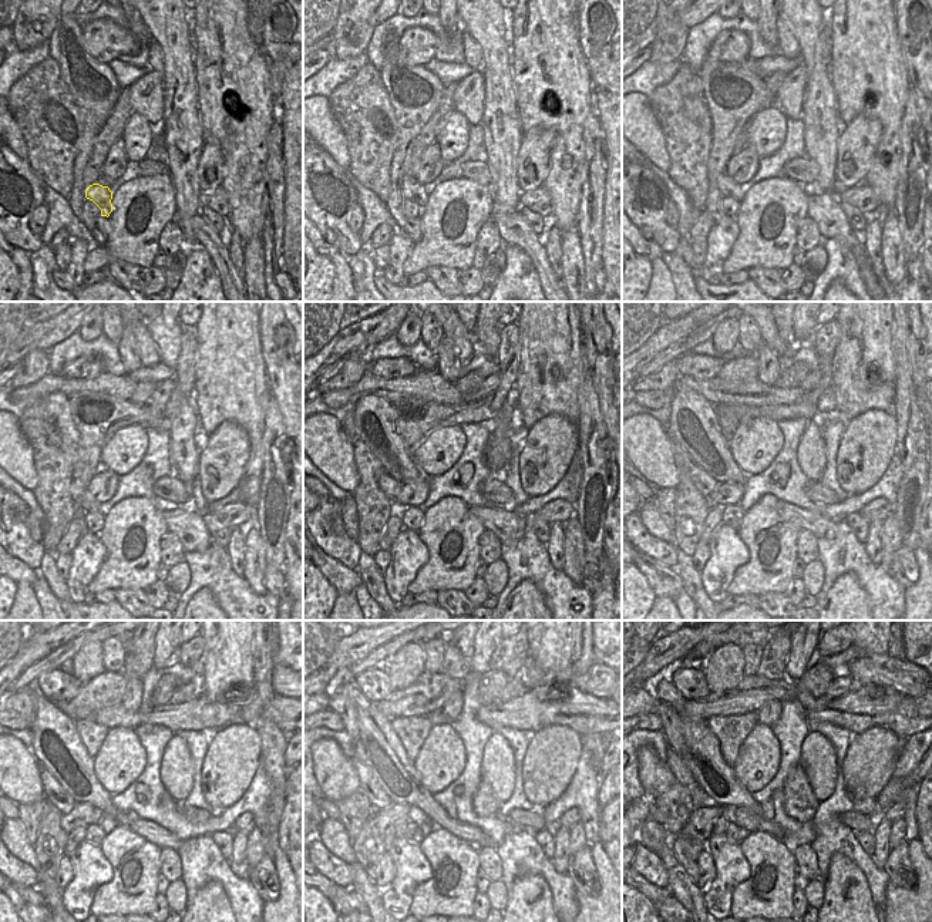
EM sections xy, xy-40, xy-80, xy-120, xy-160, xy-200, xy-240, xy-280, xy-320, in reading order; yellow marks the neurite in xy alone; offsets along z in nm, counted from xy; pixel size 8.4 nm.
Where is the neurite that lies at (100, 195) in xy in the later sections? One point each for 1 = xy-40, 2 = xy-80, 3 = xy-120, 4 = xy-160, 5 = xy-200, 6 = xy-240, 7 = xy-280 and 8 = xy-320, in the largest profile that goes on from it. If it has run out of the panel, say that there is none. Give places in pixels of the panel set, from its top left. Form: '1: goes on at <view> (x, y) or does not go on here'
1: goes on at xy-40 (411, 189)
2: goes on at xy-80 (729, 188)
3: goes on at xy-120 (80, 494)
4: goes on at xy-160 (390, 487)
5: goes on at xy-200 (702, 481)
6: goes on at xy-240 (54, 793)
7: goes on at xy-280 (370, 787)
8: goes on at xy-320 (683, 776)

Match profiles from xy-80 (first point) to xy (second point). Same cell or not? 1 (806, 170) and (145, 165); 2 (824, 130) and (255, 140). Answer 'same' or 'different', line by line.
1: same
2: different

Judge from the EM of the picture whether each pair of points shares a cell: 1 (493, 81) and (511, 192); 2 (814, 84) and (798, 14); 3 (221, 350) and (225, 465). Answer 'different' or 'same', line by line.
1: same
2: same
3: different

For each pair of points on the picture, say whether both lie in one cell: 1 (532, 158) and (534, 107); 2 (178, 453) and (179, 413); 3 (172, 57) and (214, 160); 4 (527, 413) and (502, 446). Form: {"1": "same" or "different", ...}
{"1": "different", "2": "same", "3": "different", "4": "different"}

